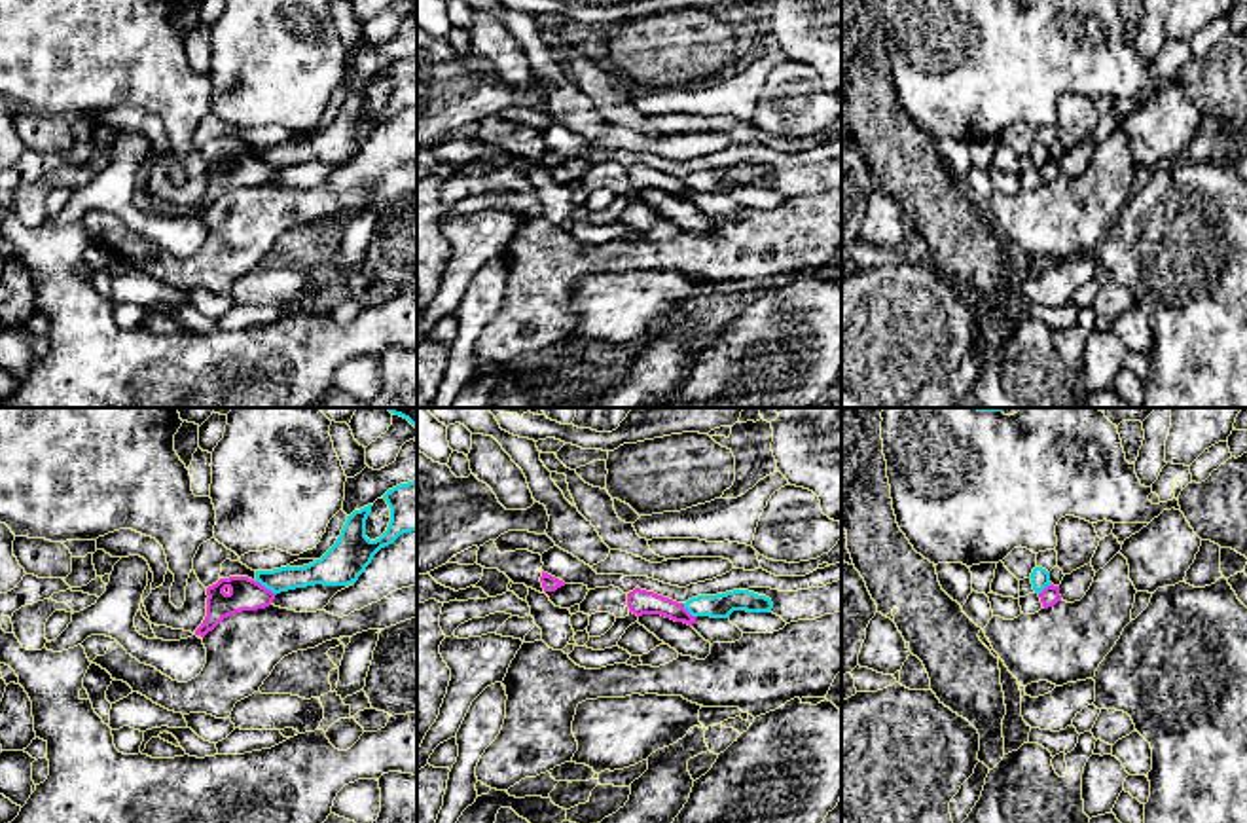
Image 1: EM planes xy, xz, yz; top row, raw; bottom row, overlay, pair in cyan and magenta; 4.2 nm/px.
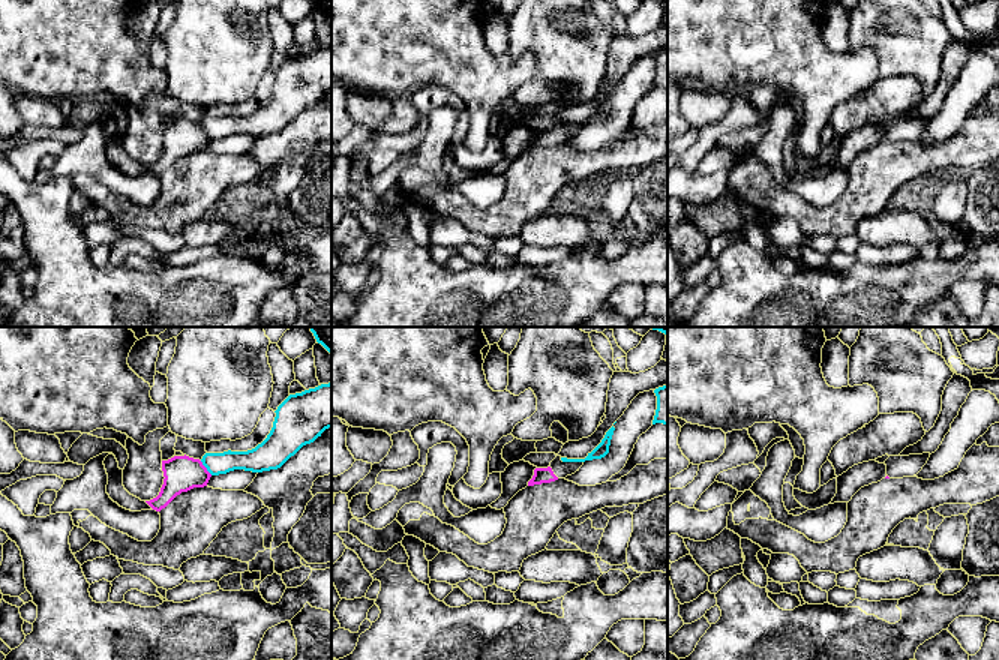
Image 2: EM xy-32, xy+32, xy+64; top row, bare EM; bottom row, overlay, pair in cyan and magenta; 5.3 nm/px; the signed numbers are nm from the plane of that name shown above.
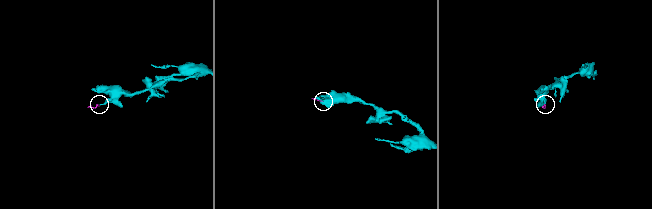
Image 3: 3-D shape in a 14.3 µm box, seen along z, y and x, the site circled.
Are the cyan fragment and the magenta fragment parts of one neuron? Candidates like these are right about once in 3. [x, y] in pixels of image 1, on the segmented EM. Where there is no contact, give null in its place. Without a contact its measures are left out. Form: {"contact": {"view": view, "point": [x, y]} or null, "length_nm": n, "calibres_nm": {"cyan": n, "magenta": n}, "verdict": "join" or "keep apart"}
{"contact": {"view": "xy", "point": [266, 586]}, "length_nm": 110, "calibres_nm": {"cyan": 110, "magenta": 140}, "verdict": "keep apart"}

